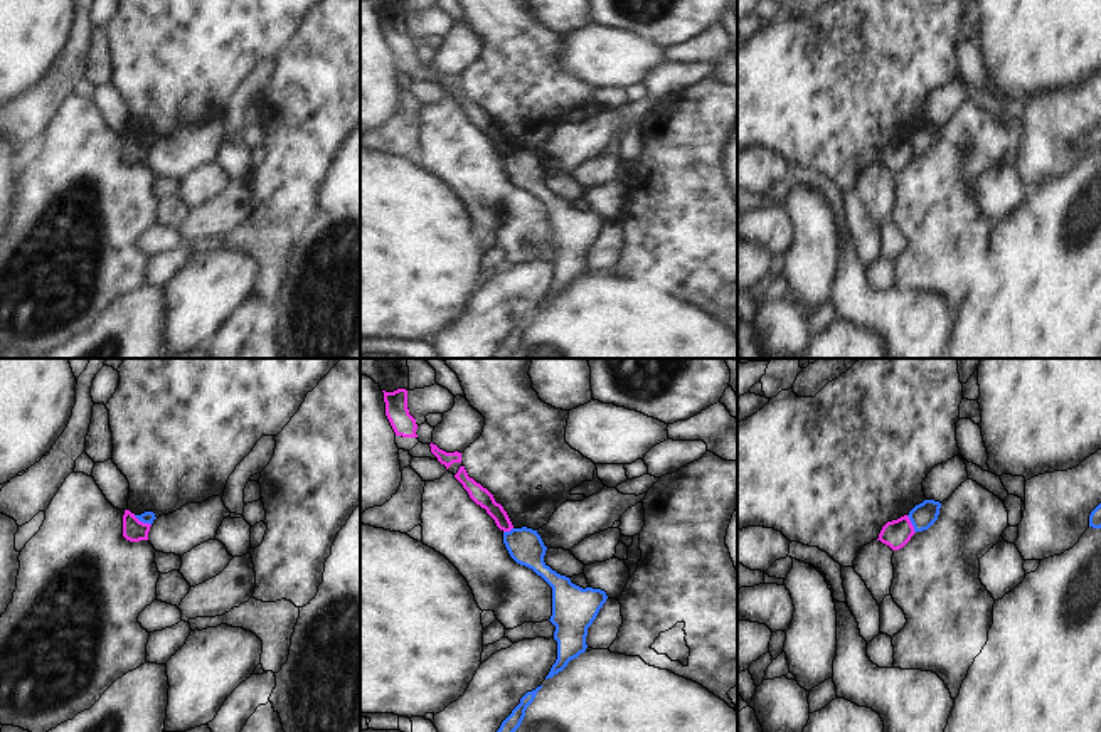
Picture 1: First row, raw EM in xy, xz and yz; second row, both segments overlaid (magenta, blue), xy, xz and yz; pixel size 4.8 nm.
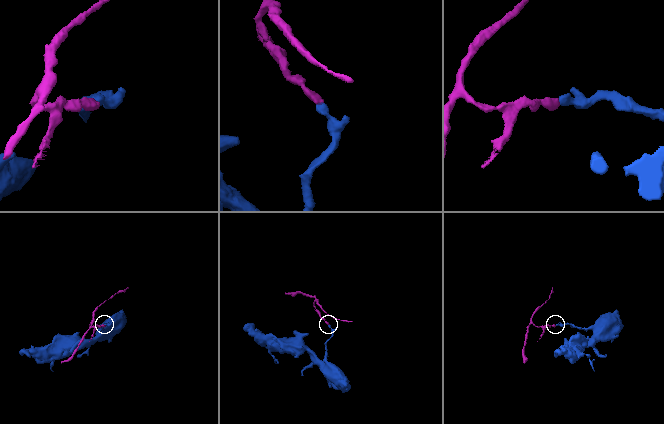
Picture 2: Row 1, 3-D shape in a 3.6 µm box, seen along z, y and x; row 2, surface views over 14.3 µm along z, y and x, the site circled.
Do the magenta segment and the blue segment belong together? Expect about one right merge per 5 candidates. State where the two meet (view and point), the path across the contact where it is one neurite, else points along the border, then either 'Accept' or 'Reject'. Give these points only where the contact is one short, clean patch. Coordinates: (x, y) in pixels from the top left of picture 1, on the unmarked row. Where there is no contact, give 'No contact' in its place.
Touches magenta at xy (142, 145). Boundary: xy (133, 138), (150, 148). Reject

